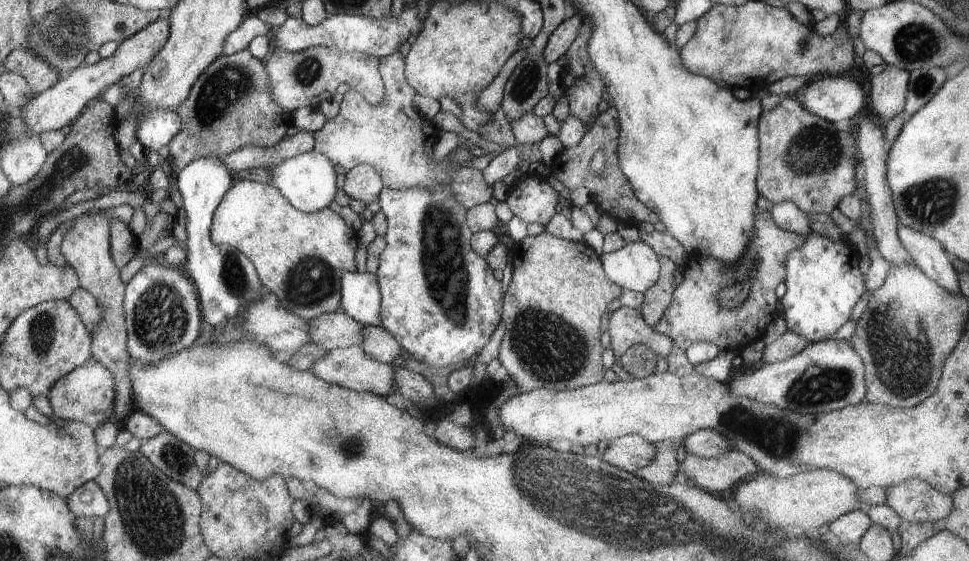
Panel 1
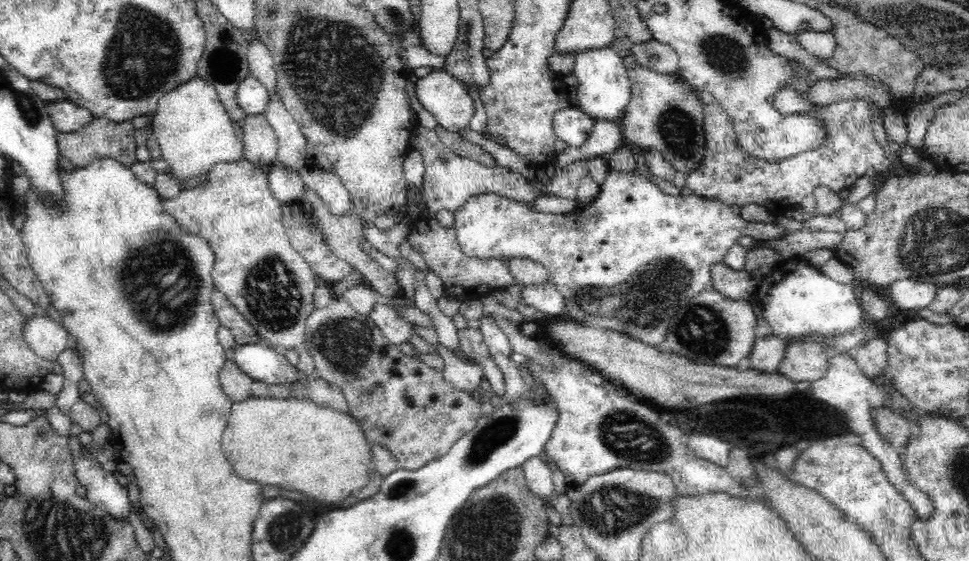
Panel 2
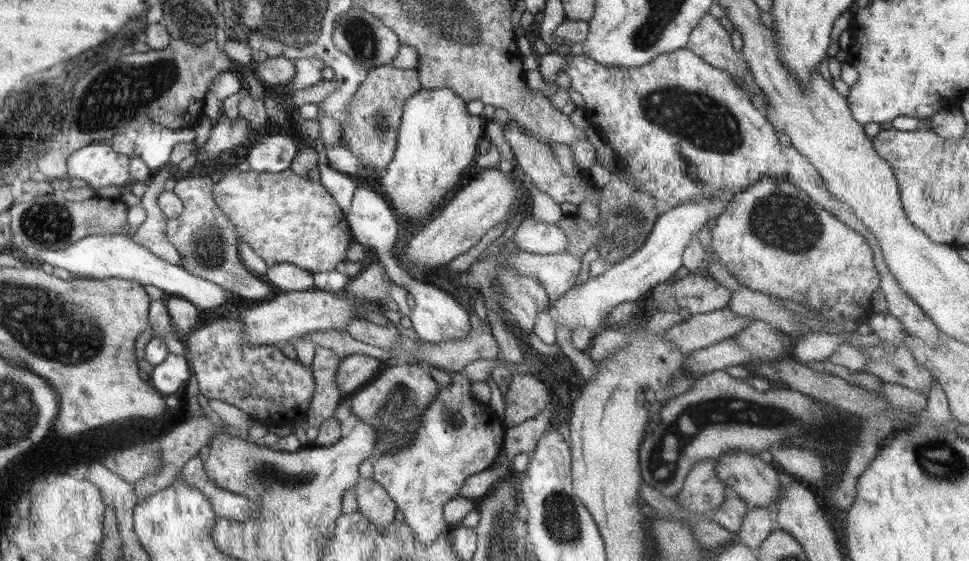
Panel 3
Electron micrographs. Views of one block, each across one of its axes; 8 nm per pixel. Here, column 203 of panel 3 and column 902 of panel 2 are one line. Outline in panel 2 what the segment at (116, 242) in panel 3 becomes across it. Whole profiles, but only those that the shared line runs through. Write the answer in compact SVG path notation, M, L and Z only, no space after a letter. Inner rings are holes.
M904 278L896 280L890 290L892 290L892 300L898 304L900 310L918 310L918 308L928 308L932 304L940 286Z

